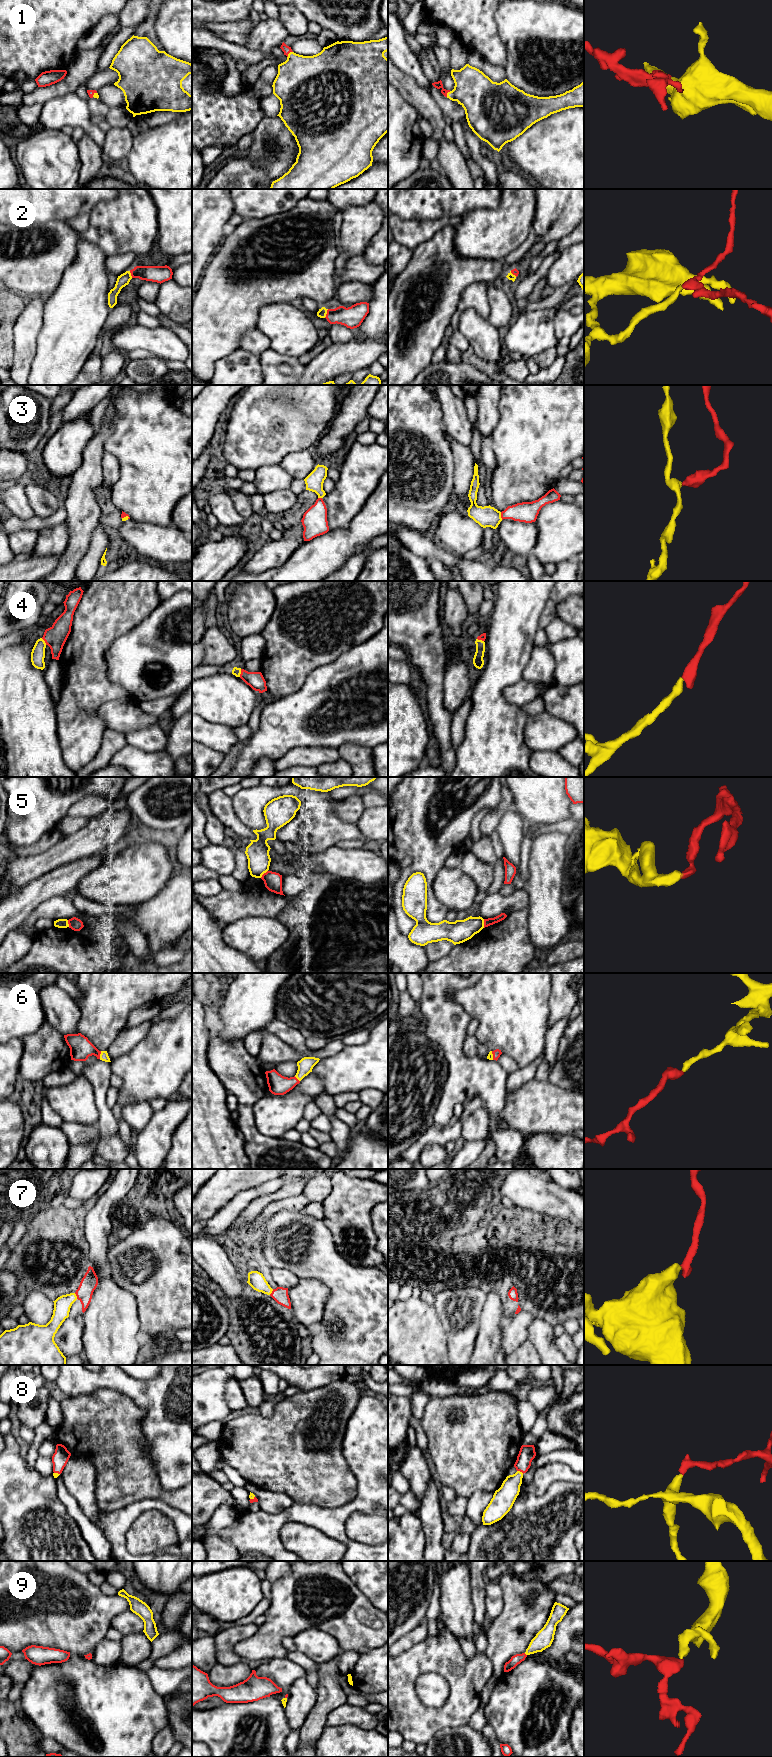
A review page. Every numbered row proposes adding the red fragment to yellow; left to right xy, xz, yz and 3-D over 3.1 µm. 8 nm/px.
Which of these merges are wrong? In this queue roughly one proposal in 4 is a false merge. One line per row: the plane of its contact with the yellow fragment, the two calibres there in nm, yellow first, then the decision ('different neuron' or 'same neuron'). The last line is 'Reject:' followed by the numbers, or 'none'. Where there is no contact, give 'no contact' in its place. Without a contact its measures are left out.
1: contact in xz; calibres 420 and 70 nm; same neuron
2: contact in xz; calibres 70 and 170 nm; same neuron
3: contact in yz; calibres 170 and 170 nm; same neuron
4: contact in xz; calibres 70 and 140 nm; same neuron
5: contact in yz; calibres 180 and 60 nm; different neuron
6: contact in xy; calibres 70 and 180 nm; same neuron
7: contact in xy; calibres 140 and 140 nm; same neuron
8: contact in yz; calibres 170 and 130 nm; same neuron
9: no contact; same neuron
Reject: 5

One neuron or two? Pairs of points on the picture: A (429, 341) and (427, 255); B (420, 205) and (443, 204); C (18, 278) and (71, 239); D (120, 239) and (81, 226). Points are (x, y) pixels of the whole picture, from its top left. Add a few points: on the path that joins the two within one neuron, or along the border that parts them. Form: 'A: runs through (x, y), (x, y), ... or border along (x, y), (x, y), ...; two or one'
A: runs through (431, 318), (442, 300), (444, 279), (441, 273); one
B: runs through (426, 204), (437, 204); one
C: runs through (31, 265), (38, 258), (52, 253), (58, 248); one
D: border along (89, 213), (89, 227), (83, 234); two

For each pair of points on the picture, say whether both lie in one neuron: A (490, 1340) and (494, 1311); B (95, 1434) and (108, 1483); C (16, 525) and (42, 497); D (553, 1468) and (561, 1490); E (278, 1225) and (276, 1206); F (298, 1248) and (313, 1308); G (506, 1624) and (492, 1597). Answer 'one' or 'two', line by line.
A: one
B: one
C: two
D: two
E: two
F: two
G: two

